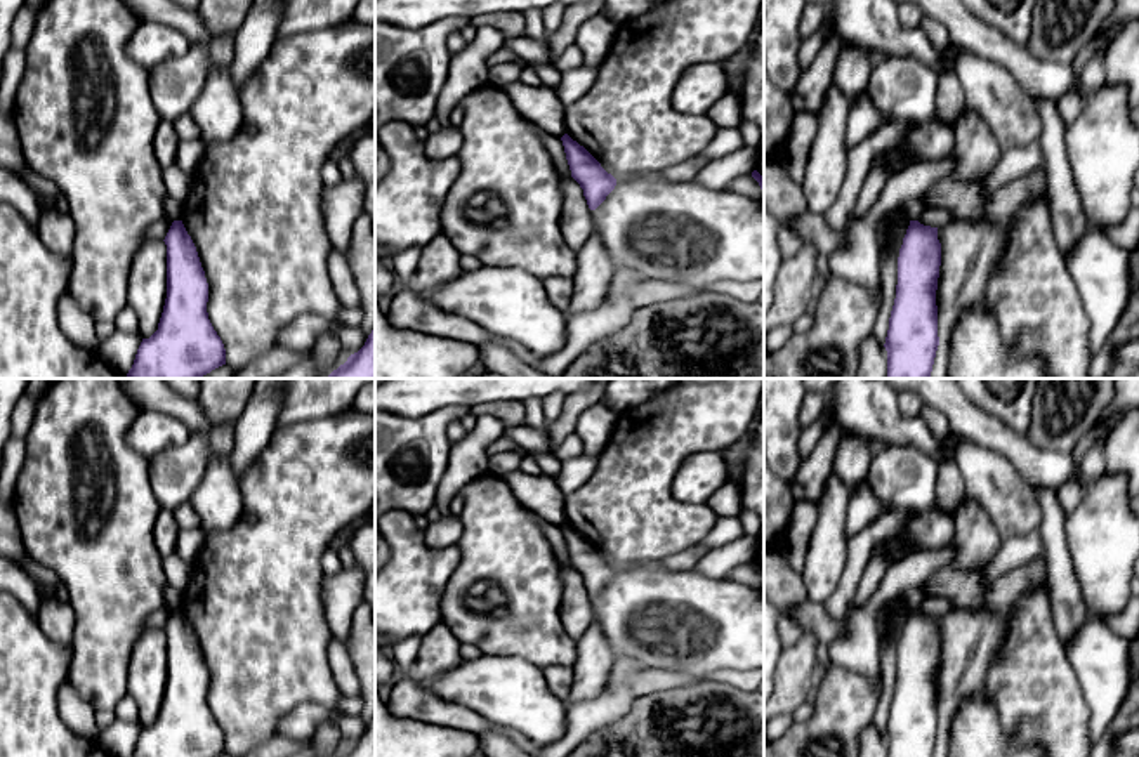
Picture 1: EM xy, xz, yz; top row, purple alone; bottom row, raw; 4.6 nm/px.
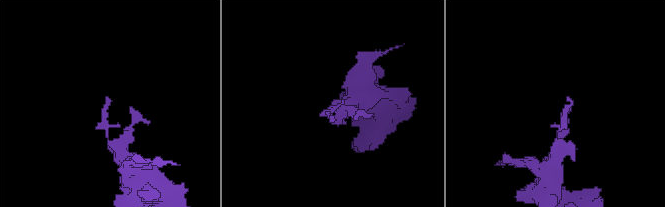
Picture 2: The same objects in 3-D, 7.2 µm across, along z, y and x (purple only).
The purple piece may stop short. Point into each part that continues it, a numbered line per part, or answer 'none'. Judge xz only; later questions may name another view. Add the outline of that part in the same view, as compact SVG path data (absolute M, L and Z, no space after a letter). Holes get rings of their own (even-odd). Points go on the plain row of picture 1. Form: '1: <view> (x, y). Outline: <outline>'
none

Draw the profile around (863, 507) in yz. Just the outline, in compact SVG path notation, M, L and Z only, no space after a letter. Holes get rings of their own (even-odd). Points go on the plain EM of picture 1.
M865 477L865 481L854 488L847 500L847 517L844 524L846 536L853 538L882 514L884 504L877 498L868 479Z

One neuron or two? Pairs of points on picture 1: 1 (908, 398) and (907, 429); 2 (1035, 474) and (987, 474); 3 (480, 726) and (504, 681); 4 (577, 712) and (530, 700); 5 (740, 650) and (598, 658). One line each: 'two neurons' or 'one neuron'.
1: two neurons
2: two neurons
3: two neurons
4: two neurons
5: two neurons

